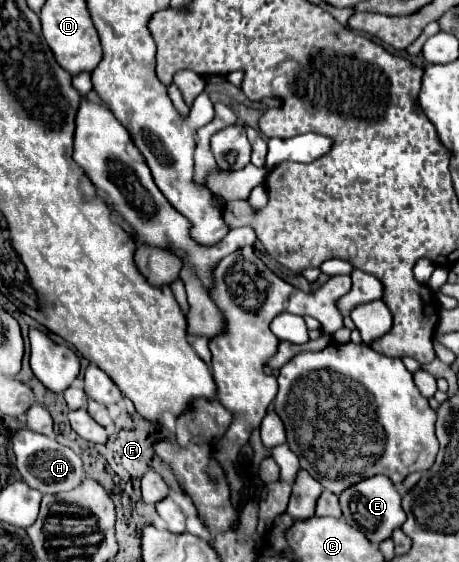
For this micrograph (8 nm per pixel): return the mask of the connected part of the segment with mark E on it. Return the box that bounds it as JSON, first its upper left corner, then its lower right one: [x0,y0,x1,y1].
[341,476,405,544]

